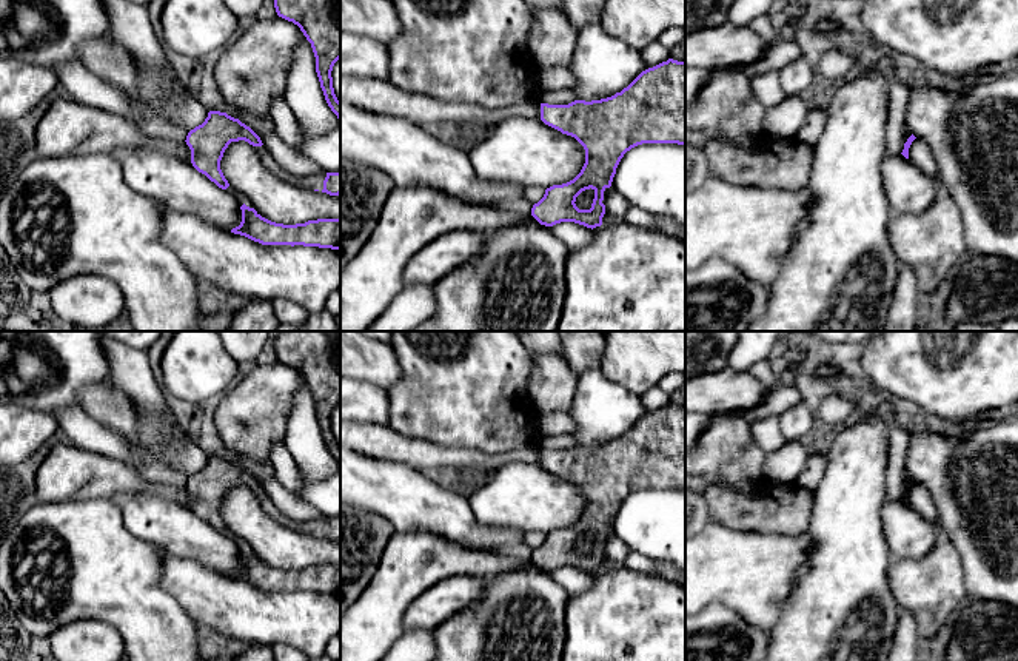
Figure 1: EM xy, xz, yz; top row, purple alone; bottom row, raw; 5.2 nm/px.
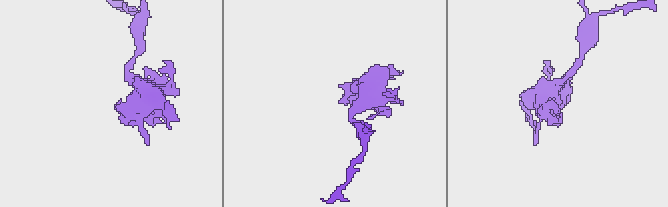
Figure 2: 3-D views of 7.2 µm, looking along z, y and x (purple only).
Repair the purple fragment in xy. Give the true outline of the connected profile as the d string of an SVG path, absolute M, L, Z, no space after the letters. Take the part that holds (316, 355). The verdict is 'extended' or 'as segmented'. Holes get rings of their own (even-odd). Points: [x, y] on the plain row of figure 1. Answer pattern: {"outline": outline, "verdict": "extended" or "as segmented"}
{"outline": "M280 331L273 342L277 361L297 370L311 388L320 433L340 467L331 422L340 404L340 331Z", "verdict": "as segmented"}

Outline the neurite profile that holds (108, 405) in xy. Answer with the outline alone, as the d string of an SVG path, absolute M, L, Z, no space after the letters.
M112 382L85 388L79 401L83 411L97 424L137 442L151 458L168 462L186 479L208 462L209 455L185 435L168 436L163 445L145 442L140 433L142 413Z

